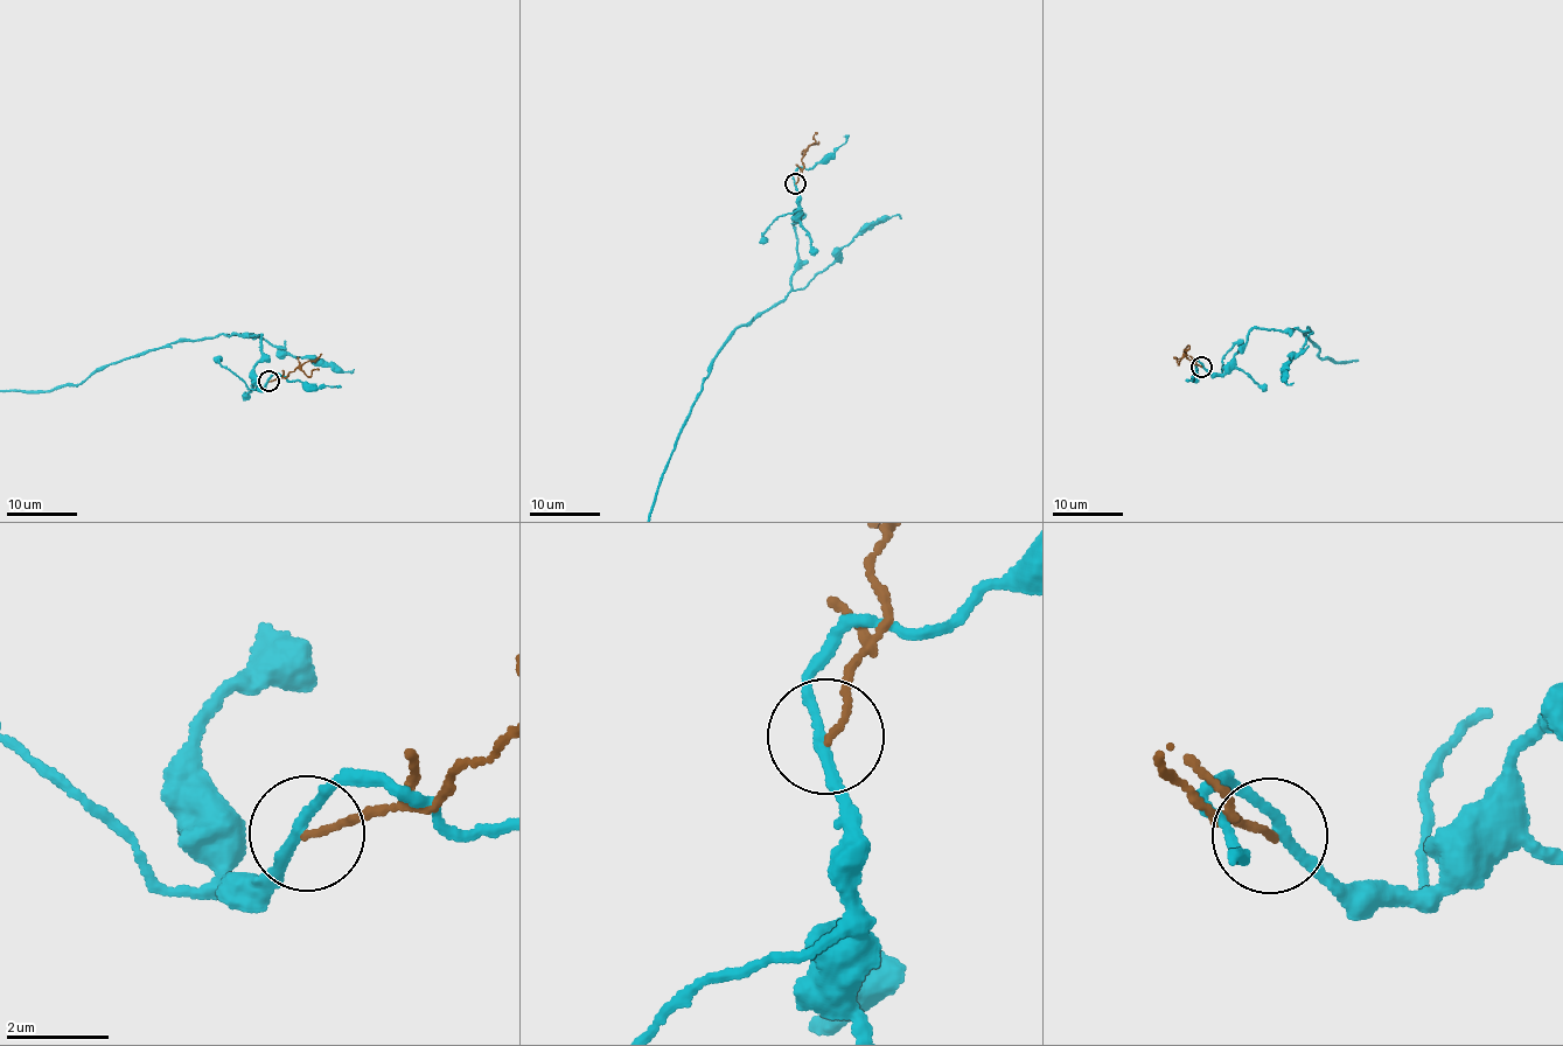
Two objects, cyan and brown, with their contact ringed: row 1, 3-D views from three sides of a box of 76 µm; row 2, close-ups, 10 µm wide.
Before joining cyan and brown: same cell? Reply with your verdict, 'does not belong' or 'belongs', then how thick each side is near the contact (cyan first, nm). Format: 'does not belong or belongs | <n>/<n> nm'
does not belong | 200/100 nm

